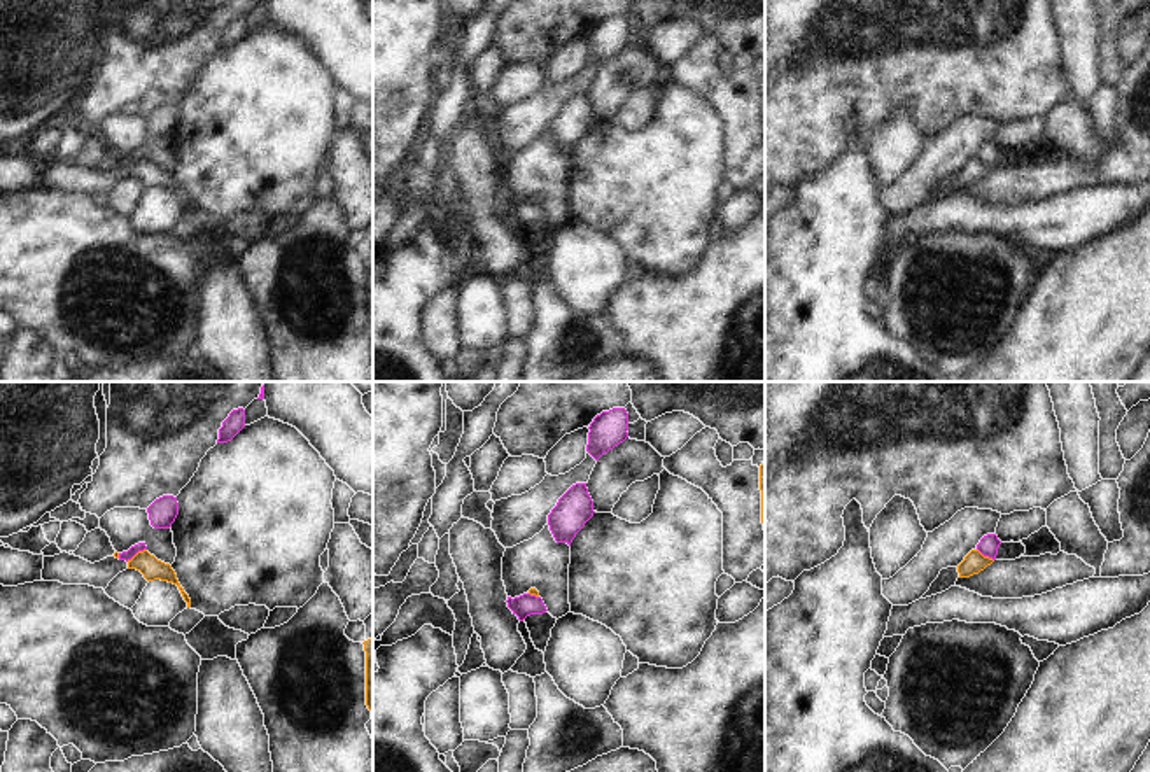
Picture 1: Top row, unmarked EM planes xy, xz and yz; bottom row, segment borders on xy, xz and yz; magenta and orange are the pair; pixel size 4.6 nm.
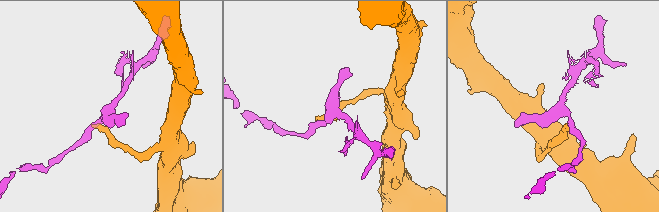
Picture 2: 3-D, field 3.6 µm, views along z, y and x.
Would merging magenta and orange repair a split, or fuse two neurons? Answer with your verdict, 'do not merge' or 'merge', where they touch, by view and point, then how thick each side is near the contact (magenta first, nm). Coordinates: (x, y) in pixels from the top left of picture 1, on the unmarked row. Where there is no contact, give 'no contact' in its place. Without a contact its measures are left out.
do not merge; contact xy (135, 161); calibres 50 and 100 nm

